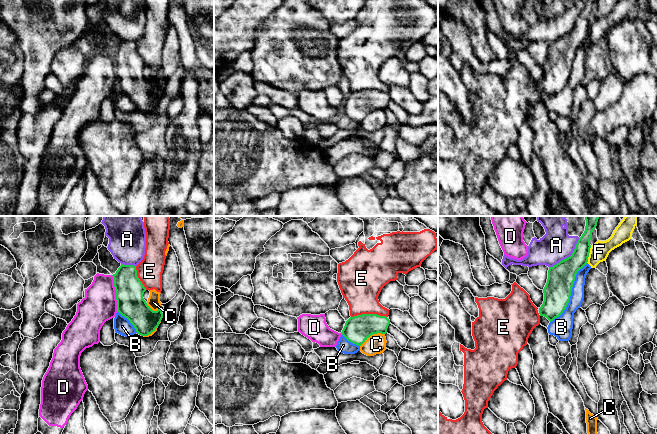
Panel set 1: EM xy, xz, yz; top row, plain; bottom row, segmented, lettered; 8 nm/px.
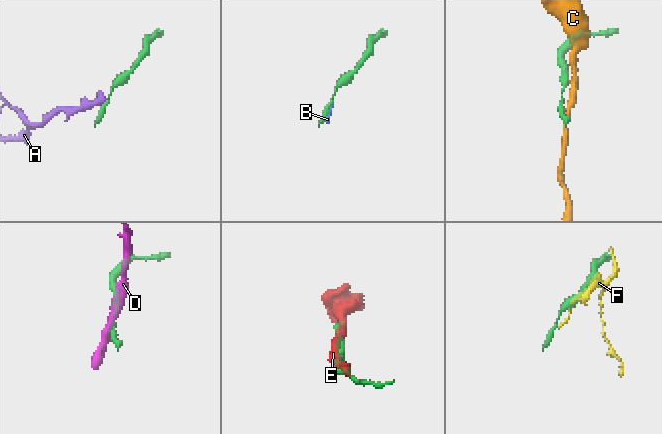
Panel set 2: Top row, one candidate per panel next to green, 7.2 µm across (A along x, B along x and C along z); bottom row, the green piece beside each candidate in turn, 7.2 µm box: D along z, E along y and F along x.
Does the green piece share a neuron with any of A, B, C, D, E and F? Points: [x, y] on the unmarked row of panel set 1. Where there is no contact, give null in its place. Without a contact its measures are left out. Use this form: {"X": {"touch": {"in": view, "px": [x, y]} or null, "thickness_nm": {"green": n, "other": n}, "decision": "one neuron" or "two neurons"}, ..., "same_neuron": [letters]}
{"A": {"touch": {"in": "yz", "px": [568, 33]}, "thickness_nm": {"green": 220, "other": 260}, "decision": "two neurons"}, "B": {"touch": {"in": "yz", "px": [570, 69]}, "thickness_nm": {"green": 220, "other": 140}, "decision": "two neurons"}, "C": {"touch": {"in": "xz", "px": [372, 110]}, "thickness_nm": {"green": 220, "other": 160}, "decision": "two neurons"}, "D": {"touch": {"in": "xy", "px": [116, 69]}, "thickness_nm": {"green": 220, "other": 280}, "decision": "two neurons"}, "E": {"touch": {"in": "xz", "px": [368, 90]}, "thickness_nm": {"green": 220, "other": 340}, "decision": "two neurons"}, "F": {"touch": {"in": "yz", "px": [588, 30]}, "thickness_nm": {"green": 190, "other": 150}, "decision": "two neurons"}, "same_neuron": []}

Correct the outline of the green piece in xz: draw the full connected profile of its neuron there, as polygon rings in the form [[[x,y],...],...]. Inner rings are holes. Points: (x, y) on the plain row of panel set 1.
[[[362,90],[350,93],[341,108],[348,117],[361,122],[371,111],[386,110],[390,96],[377,90]]]

